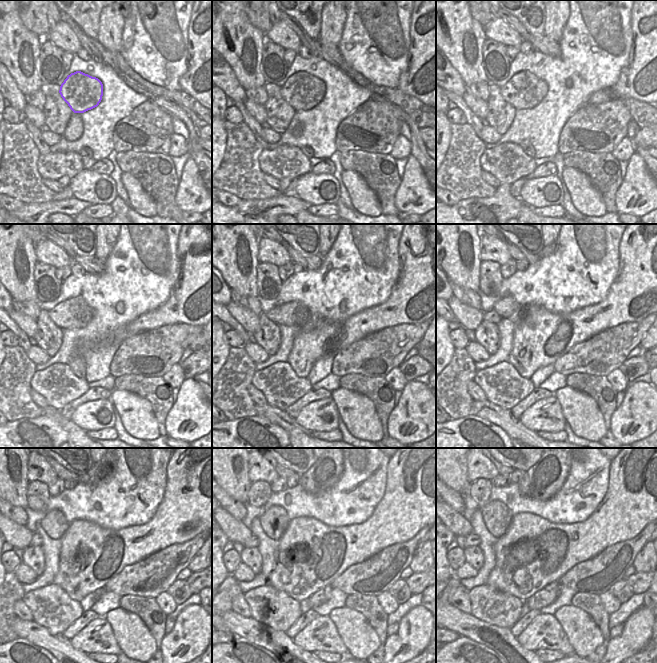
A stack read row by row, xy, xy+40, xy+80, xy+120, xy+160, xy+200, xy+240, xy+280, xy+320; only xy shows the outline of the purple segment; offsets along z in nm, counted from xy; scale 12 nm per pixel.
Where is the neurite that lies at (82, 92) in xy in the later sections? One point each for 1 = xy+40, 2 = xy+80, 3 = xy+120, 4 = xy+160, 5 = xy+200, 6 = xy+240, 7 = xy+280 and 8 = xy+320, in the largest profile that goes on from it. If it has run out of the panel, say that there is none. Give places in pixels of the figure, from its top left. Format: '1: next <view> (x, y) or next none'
1: next xy+40 (302, 91)
2: next xy+80 (524, 90)
3: next xy+120 (74, 313)
4: next xy+160 (294, 313)
5: next xy+200 (507, 307)
6: next xy+240 (55, 531)
7: next xy+280 (275, 533)
8: next xy+320 (494, 530)

